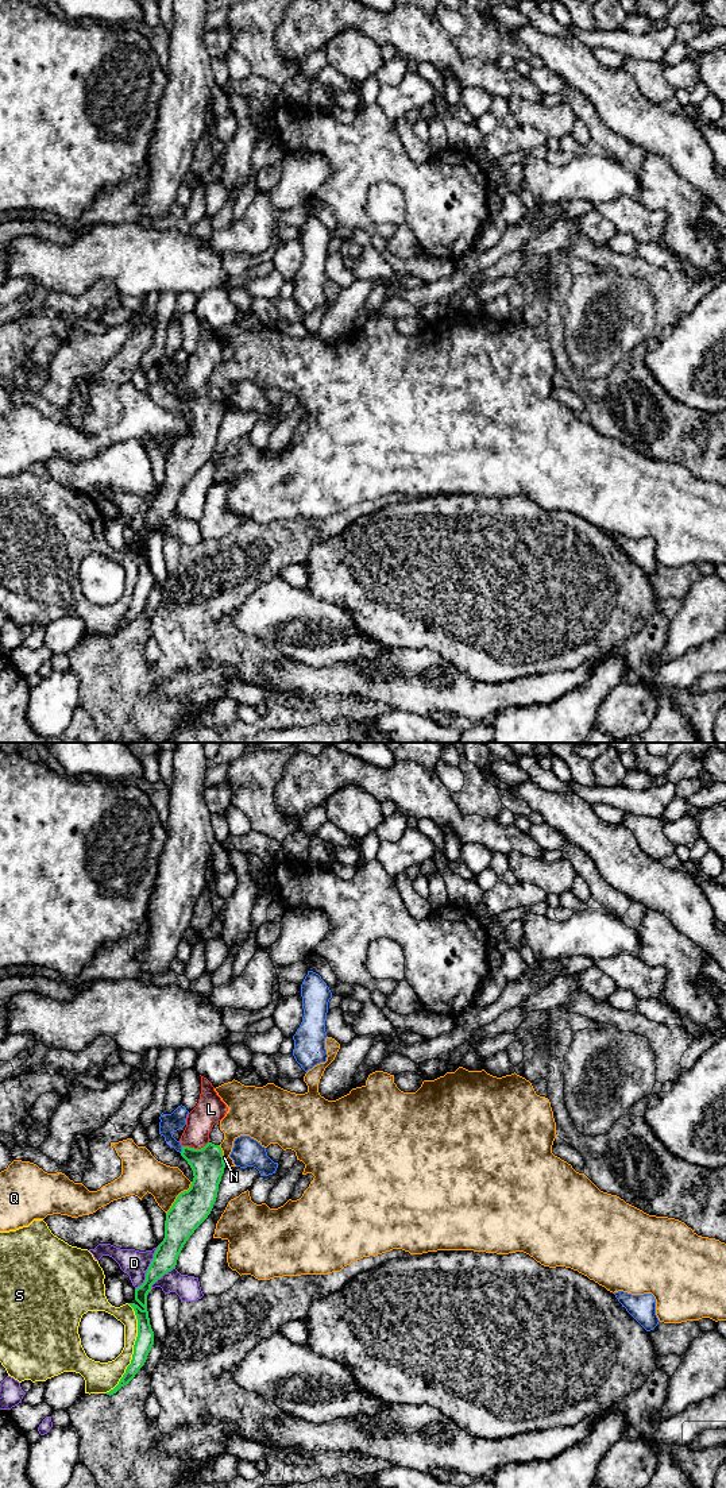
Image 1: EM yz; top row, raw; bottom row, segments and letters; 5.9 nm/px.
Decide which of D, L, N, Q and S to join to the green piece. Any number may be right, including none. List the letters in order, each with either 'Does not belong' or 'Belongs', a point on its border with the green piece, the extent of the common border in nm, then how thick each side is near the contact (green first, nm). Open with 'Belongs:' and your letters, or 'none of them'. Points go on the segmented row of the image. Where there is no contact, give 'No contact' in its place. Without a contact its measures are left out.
Belongs: L
D: Does not belong. Touches green at yz (149, 1268). Shared border 300 nm. Thickness 140 nm (green) against 160 nm
L: Belongs. Touches green at yz (193, 1148). Shared border 160 nm. Thickness 190 nm (green) against 160 nm
N: Does not belong. Touches green at yz (182, 1149). Shared border 40 nm. Thickness 190 nm (green) against 120 nm
Q: Does not belong. Touches green at yz (177, 1197). Shared border 260 nm. Thickness 220 nm (green) against 240 nm
S: Does not belong. Touches green at yz (134, 1349). Shared border 550 nm. Thickness 110 nm (green) against 180 nm

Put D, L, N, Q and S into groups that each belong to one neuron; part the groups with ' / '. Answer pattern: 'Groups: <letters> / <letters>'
Groups: D / L / N / Q / S

